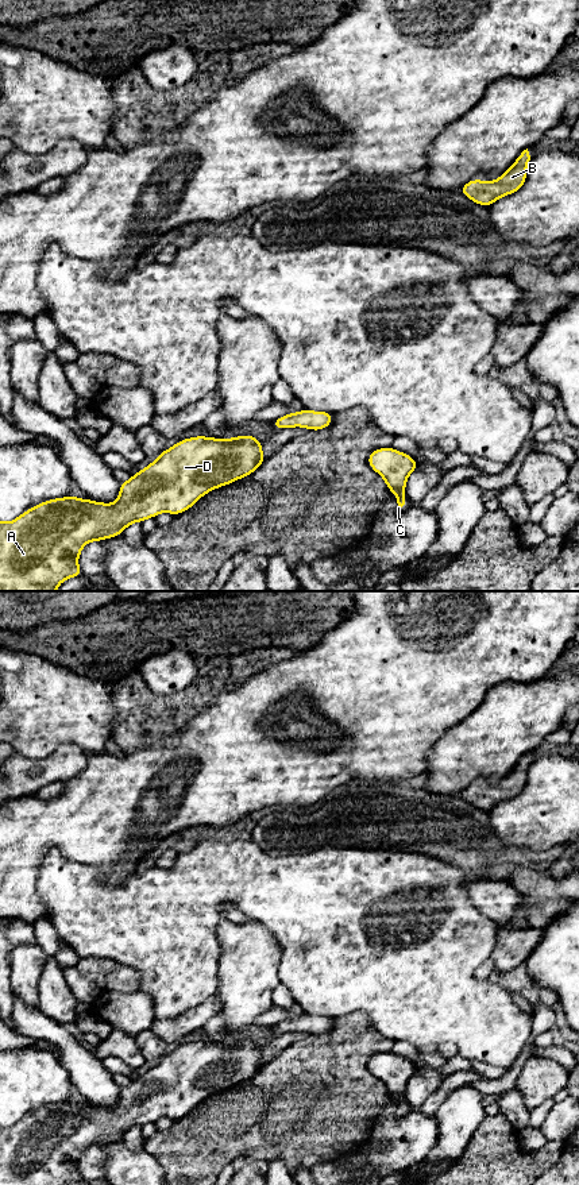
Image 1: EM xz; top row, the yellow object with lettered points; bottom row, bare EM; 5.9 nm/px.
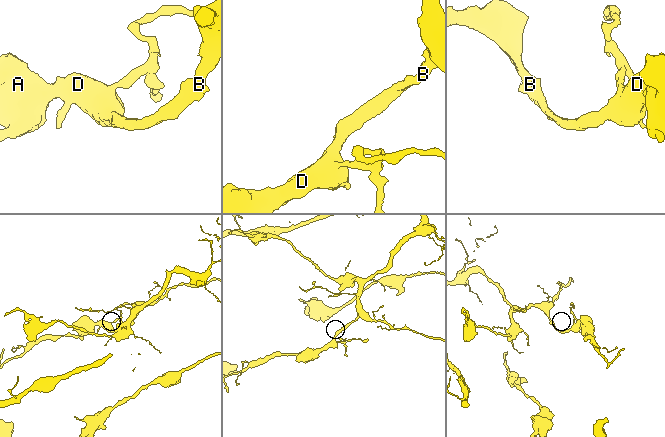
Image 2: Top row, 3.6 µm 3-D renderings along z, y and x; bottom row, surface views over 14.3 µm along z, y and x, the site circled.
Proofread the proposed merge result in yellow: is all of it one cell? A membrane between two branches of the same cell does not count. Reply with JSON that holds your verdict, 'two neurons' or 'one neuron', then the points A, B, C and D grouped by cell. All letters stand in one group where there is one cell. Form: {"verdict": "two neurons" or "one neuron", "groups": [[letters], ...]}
{"verdict": "one neuron", "groups": [["A", "B", "C", "D"]]}

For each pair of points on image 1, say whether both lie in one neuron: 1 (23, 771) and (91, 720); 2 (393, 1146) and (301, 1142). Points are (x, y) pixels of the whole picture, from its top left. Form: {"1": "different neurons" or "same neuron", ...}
{"1": "different neurons", "2": "different neurons"}

